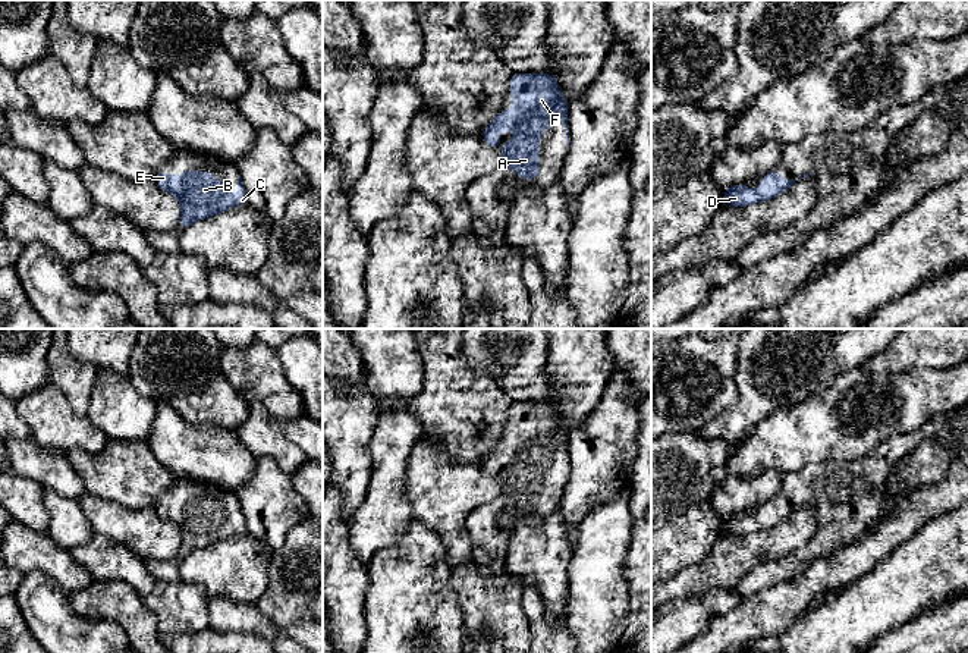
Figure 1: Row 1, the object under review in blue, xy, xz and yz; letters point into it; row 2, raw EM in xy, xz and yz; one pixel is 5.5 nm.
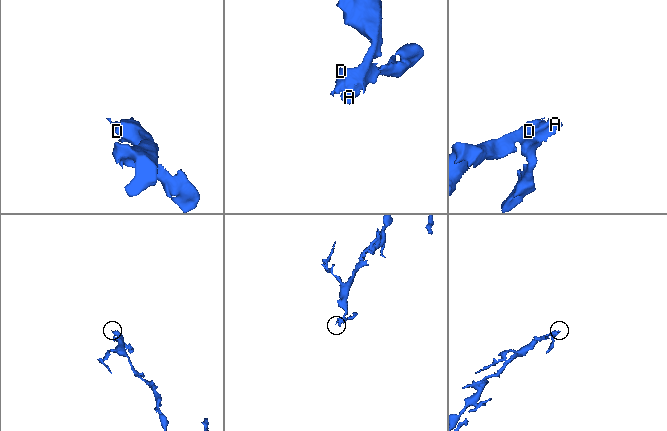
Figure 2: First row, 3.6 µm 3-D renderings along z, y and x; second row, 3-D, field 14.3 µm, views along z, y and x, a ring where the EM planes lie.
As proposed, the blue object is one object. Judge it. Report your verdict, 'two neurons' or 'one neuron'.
one neuron

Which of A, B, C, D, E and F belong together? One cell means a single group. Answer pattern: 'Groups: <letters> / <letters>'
Groups: A B C D E F

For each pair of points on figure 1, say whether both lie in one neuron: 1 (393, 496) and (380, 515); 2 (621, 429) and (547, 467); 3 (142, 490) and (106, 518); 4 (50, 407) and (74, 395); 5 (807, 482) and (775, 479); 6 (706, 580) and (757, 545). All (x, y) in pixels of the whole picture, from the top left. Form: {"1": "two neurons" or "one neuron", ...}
{"1": "one neuron", "2": "two neurons", "3": "two neurons", "4": "two neurons", "5": "two neurons", "6": "one neuron"}

